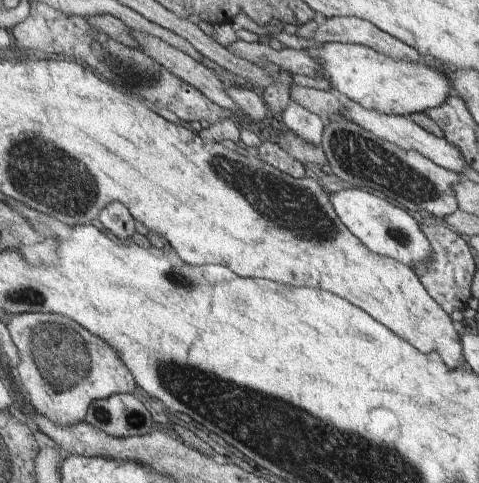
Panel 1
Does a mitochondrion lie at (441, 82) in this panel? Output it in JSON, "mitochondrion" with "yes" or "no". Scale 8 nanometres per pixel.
{"mitochondrion":"no"}

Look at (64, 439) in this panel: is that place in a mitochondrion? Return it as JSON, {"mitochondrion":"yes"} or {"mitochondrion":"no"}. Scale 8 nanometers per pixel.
{"mitochondrion":"no"}

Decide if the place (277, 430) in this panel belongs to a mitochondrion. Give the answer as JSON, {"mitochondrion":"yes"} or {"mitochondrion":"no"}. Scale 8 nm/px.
{"mitochondrion":"yes"}

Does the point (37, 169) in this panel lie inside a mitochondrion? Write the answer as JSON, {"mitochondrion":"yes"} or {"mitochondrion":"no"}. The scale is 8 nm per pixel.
{"mitochondrion":"yes"}

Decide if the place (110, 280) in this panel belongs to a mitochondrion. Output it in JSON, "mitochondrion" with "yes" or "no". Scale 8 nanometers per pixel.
{"mitochondrion":"no"}

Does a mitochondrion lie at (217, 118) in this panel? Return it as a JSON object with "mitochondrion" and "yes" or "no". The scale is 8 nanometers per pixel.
{"mitochondrion":"no"}

